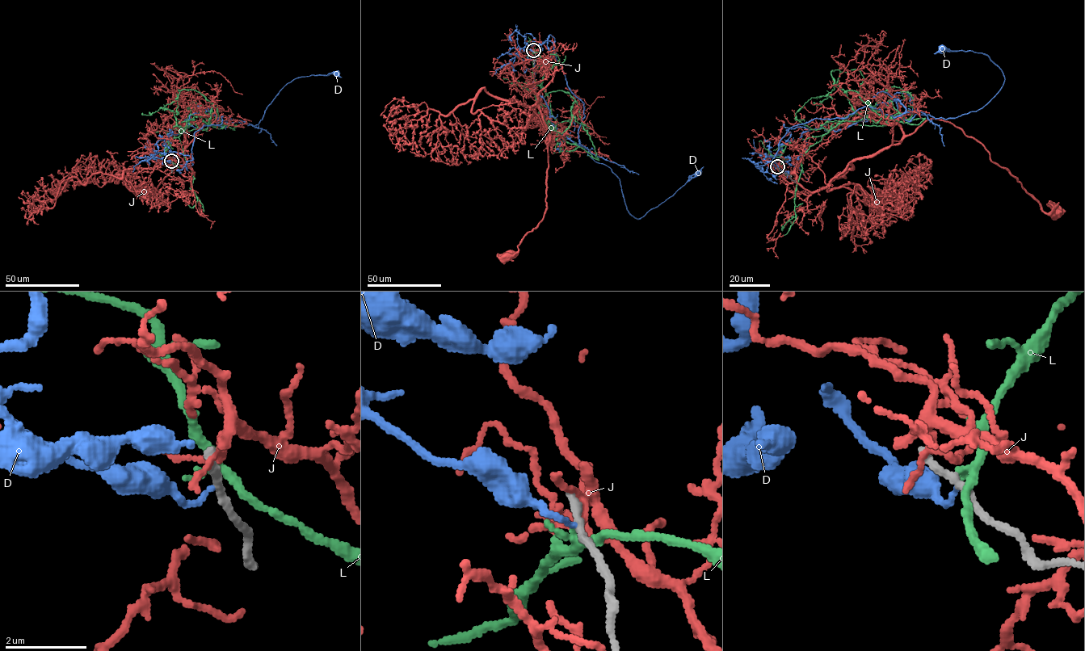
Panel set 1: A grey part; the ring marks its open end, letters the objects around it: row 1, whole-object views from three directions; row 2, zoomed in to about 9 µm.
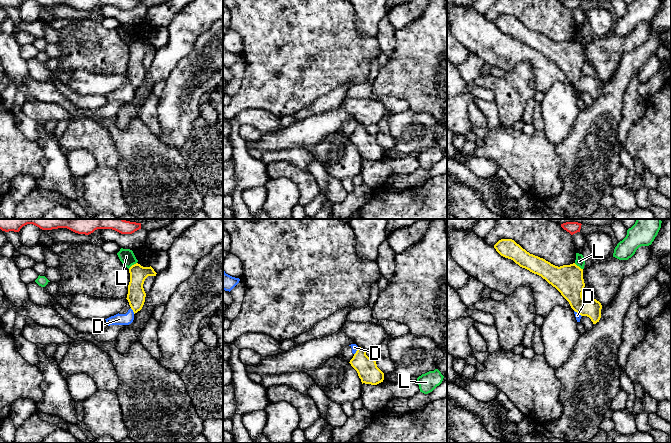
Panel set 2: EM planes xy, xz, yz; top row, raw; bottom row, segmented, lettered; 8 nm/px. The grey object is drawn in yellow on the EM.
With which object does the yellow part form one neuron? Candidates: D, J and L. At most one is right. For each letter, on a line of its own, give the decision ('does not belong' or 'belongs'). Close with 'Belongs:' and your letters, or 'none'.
D: does not belong
J: does not belong
L: does not belong
Belongs: none

